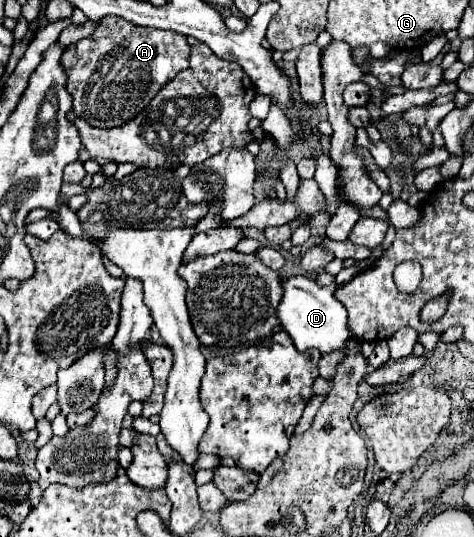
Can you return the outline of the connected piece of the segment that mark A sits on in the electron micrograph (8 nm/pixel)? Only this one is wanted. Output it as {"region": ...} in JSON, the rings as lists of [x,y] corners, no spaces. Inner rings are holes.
{"region":[[[104,17],[90,37],[66,47],[62,67],[68,75],[66,91],[74,99],[74,113],[92,127],[120,127],[134,119],[156,93],[188,67],[190,45],[184,35],[138,27],[122,17]]]}

